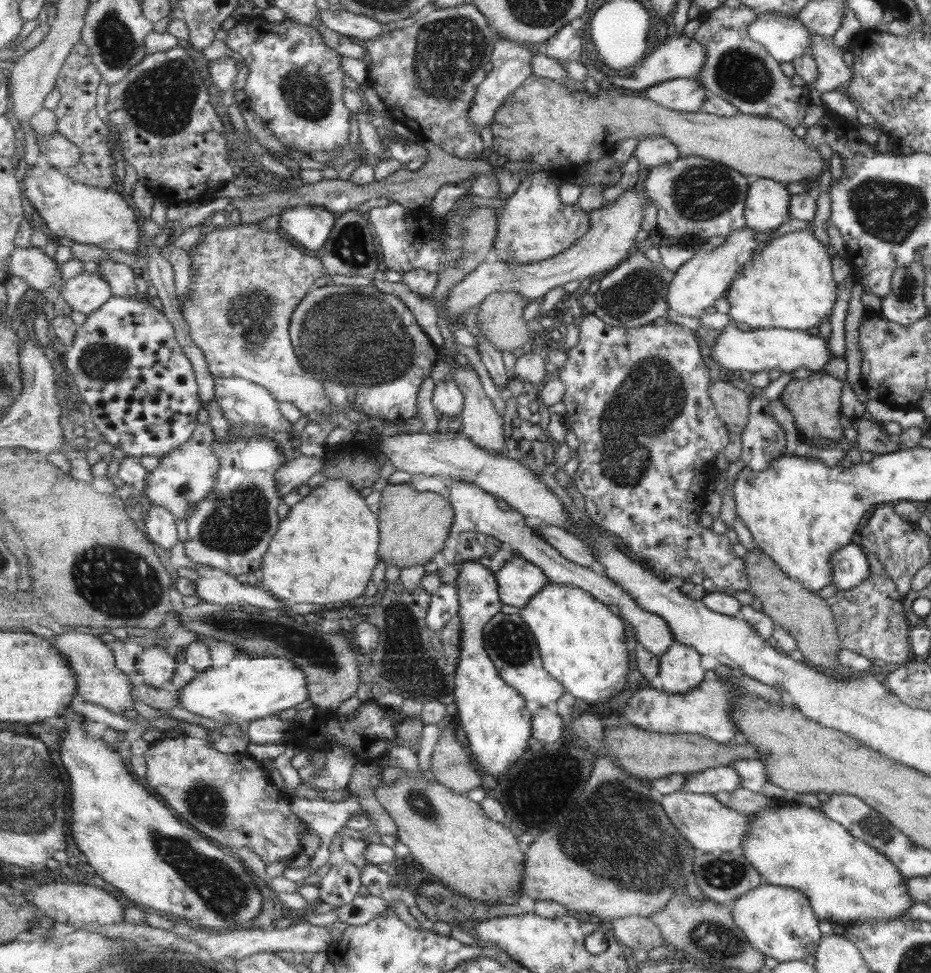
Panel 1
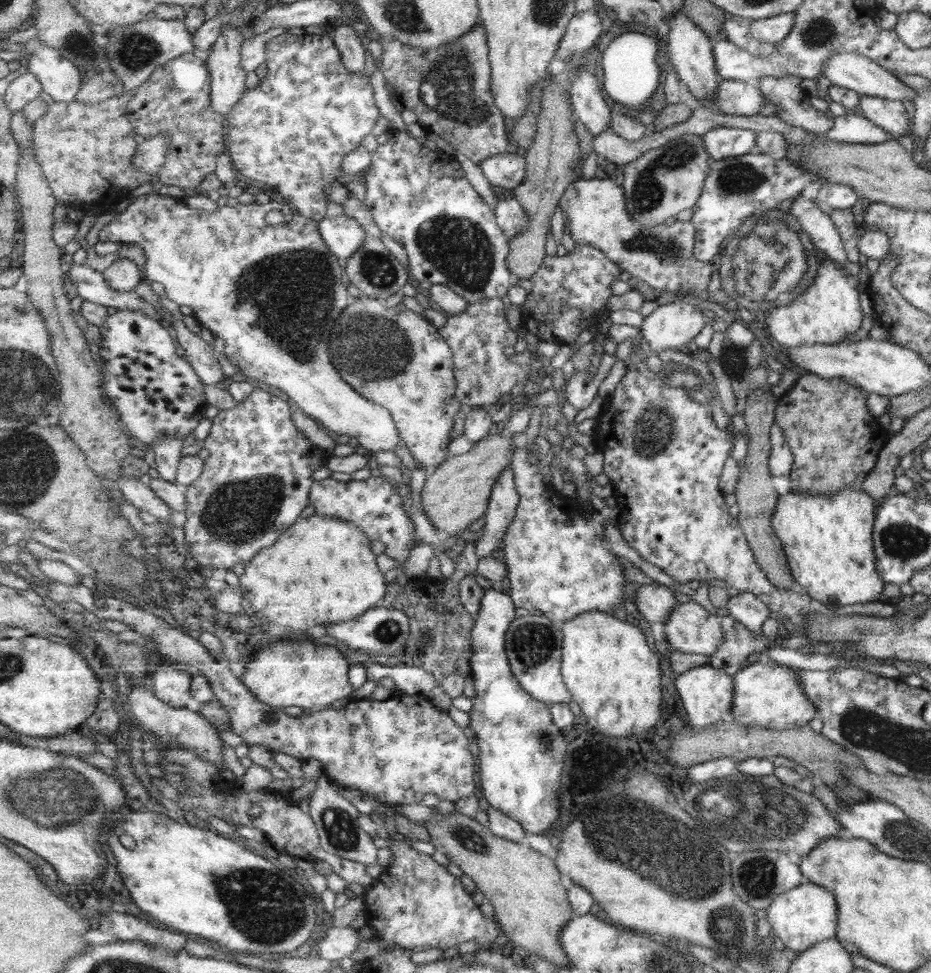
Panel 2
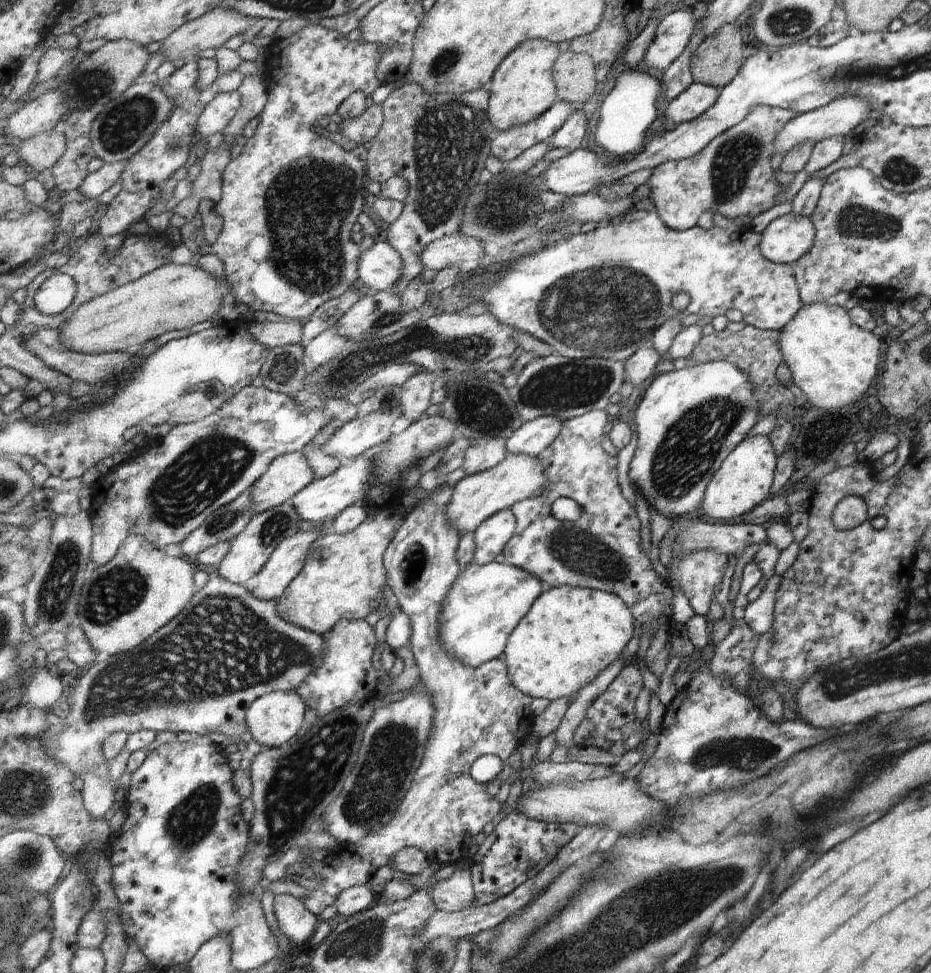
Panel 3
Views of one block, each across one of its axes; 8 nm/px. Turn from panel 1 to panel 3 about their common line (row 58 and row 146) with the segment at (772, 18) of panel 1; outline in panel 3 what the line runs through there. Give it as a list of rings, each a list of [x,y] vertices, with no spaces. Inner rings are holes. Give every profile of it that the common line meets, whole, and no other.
[[[849,96],[849,98],[837,98],[837,100],[833,100],[819,109],[797,114],[795,118],[789,120],[781,130],[775,132],[775,136],[773,136],[773,155],[781,154],[783,156],[789,152],[789,150],[793,149],[793,146],[797,146],[797,144],[801,144],[801,142],[803,142],[803,144],[805,144],[805,142],[811,142],[813,145],[827,138],[833,138],[833,136],[844,137],[848,132],[851,132],[861,120],[867,119],[869,111],[869,104],[865,102],[865,98]]]

